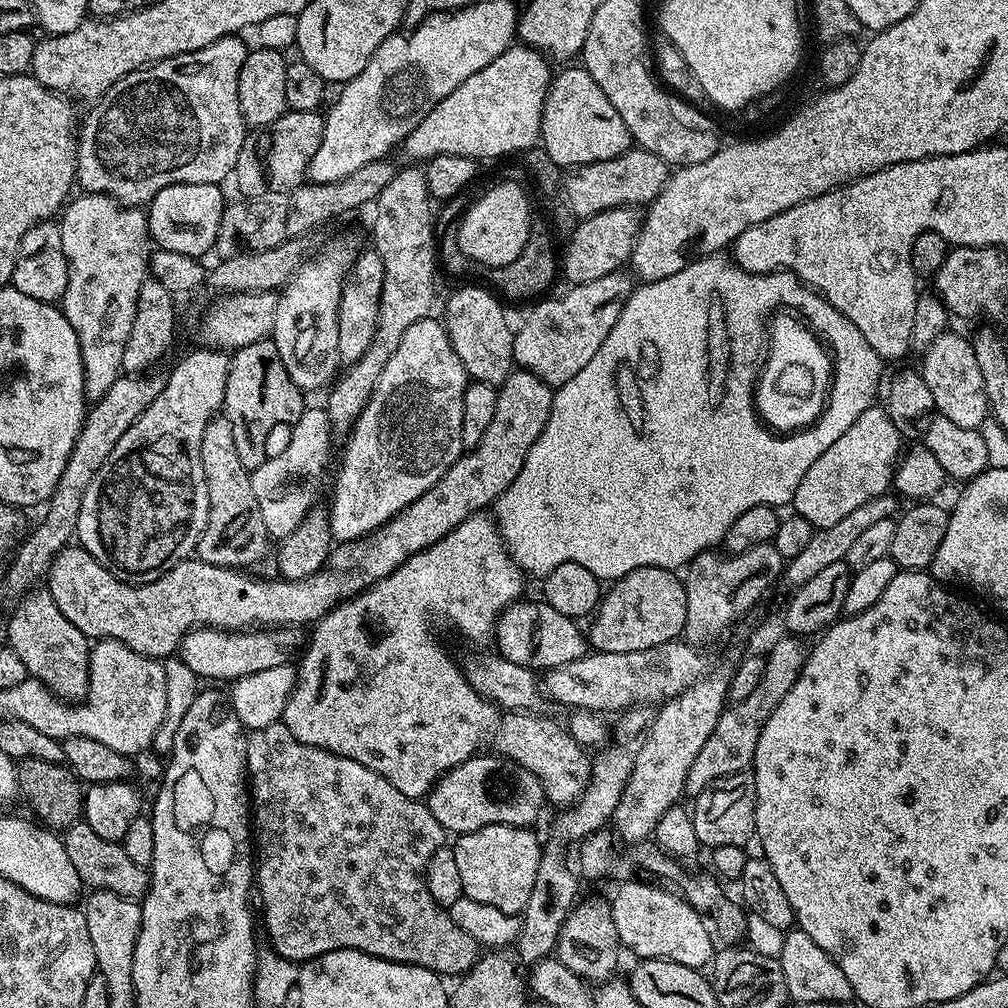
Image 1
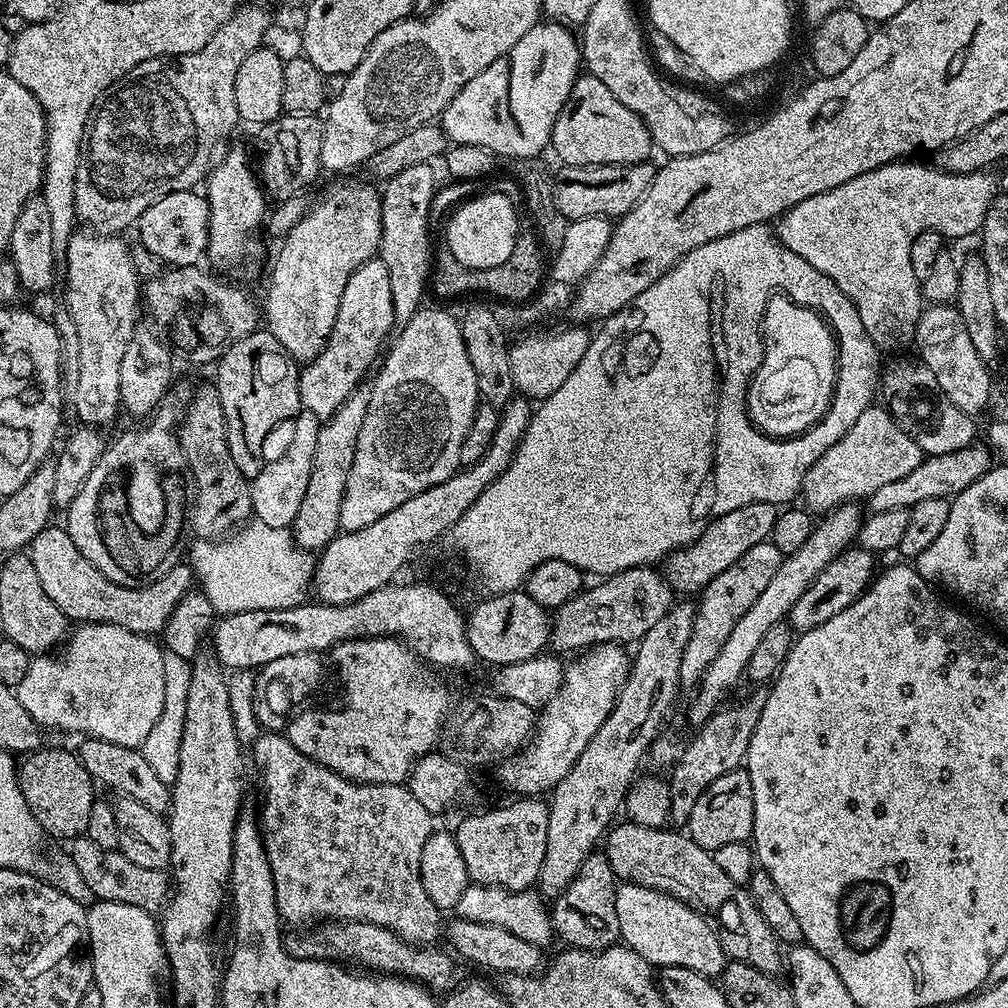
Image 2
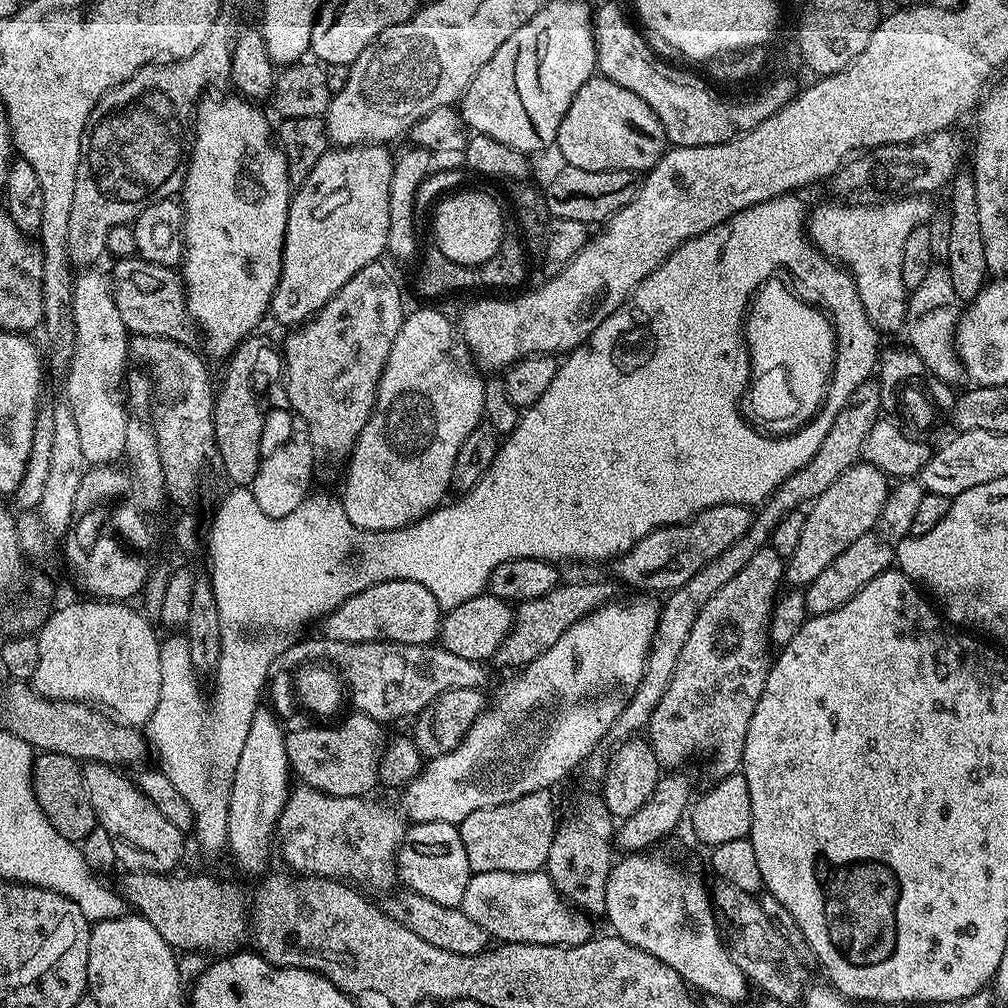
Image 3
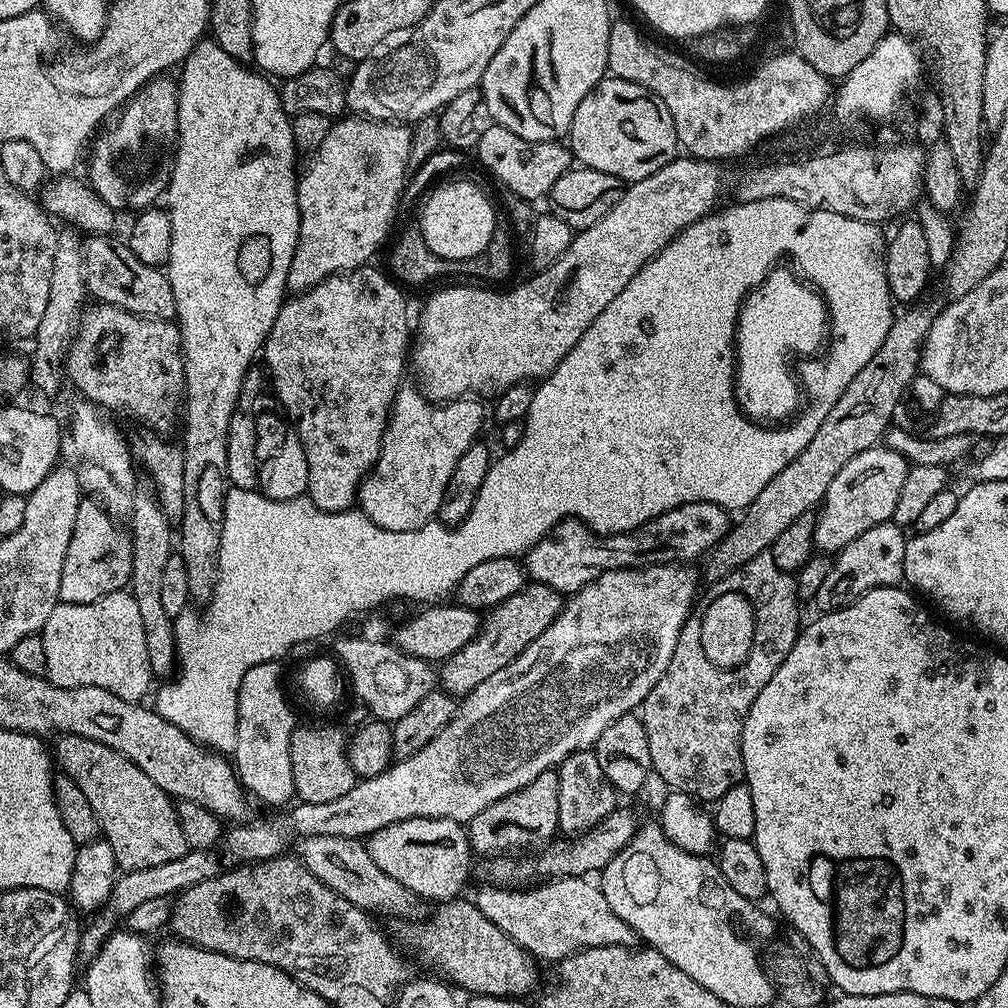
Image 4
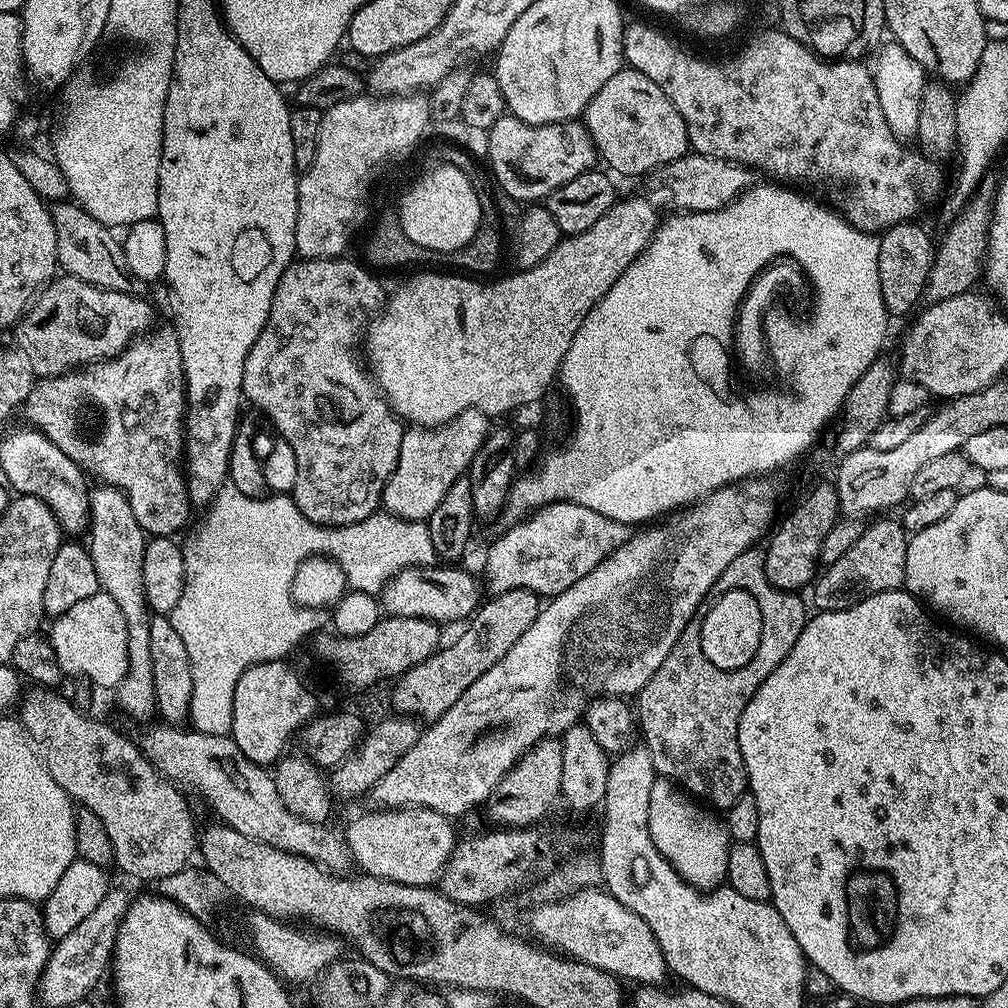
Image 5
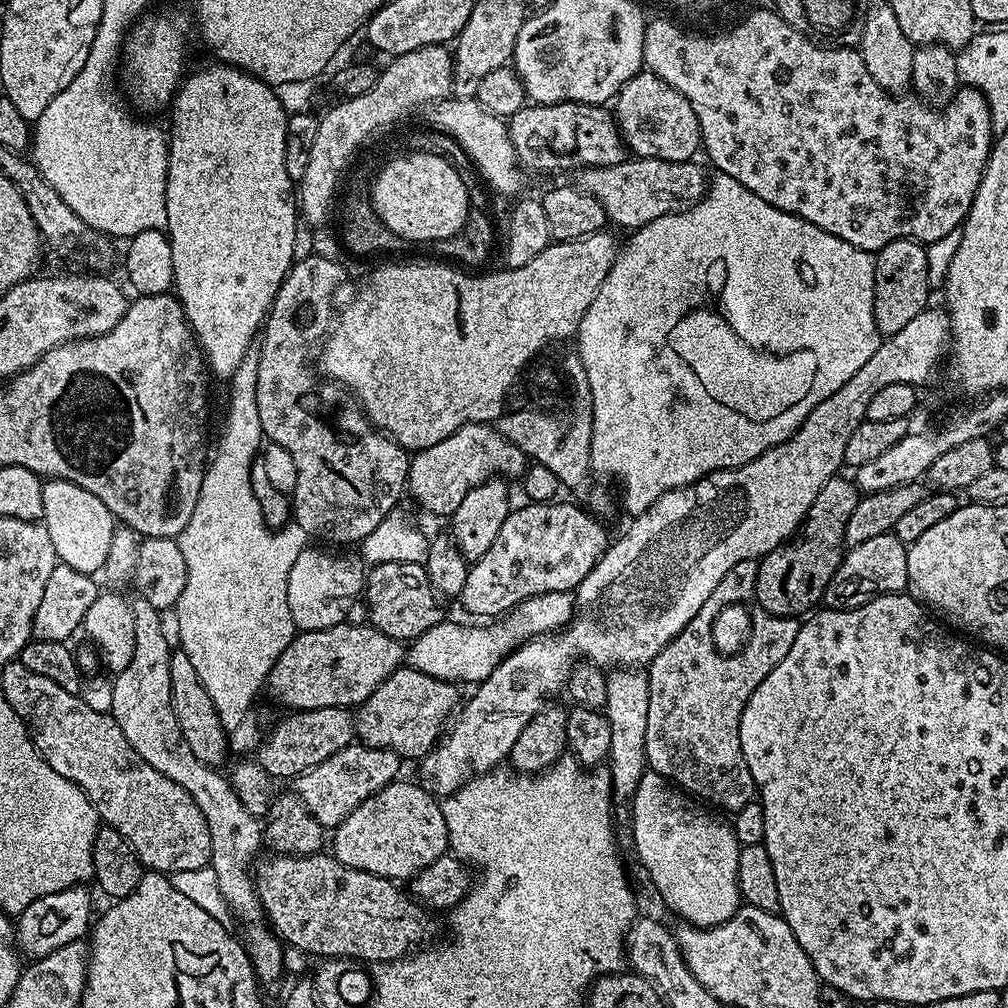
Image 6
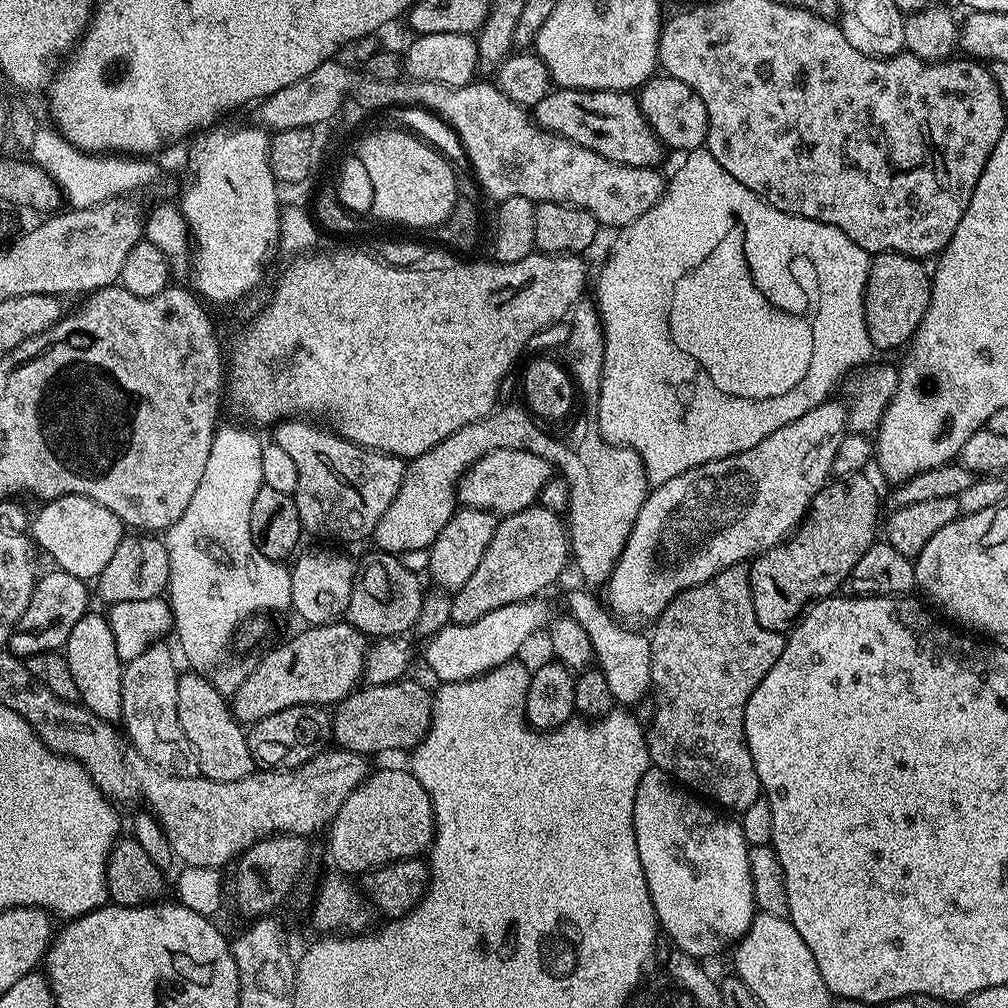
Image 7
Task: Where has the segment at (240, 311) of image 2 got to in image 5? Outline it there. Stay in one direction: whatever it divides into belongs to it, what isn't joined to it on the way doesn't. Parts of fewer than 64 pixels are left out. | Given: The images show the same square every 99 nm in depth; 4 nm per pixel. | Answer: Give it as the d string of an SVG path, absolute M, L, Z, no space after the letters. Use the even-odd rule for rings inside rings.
M75 202L53 203L50 211L56 231L56 262L63 275L115 292L137 291L138 281L130 274L130 266L126 266L123 243L112 237L115 236L113 229L90 218L90 214Z

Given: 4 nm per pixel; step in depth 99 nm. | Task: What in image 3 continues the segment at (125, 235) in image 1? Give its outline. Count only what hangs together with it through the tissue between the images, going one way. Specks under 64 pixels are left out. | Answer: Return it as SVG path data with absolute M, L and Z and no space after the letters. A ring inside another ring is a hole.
M84 270L75 277L72 288L72 324L76 327L76 342L72 348L72 362L67 365L68 392L66 398L74 410L74 422L78 425L78 435L85 461L92 466L112 466L121 459L126 450L126 430L130 413L120 401L120 375L124 372L124 362L130 358L130 333L122 322L116 299L112 293L112 281L107 275L96 270Z

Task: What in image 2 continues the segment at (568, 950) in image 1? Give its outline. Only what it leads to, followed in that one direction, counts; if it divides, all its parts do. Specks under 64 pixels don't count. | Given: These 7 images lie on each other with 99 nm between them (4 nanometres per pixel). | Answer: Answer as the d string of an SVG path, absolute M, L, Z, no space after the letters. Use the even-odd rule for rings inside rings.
M604 854L588 856L578 870L578 874L568 883L561 896L555 897L550 908L552 928L557 937L561 936L563 942L570 948L584 948L588 952L598 952L602 948L611 948L620 940L620 927L618 926L618 910L616 909L616 890L618 881L612 867L608 865L608 857Z

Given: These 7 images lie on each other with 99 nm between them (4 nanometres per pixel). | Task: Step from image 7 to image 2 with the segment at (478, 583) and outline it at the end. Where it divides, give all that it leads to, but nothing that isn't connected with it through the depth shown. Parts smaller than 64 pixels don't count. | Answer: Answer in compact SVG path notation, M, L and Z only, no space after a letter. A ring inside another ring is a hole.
M754 502L750 506L738 506L738 510L730 510L730 514L713 516L693 544L687 544L684 548L677 548L675 552L665 555L662 575L669 588L680 594L699 593L710 581L718 578L722 570L730 570L730 566L734 566L734 562L738 562L738 558L742 558L746 550L765 543L771 537L777 511L775 504Z

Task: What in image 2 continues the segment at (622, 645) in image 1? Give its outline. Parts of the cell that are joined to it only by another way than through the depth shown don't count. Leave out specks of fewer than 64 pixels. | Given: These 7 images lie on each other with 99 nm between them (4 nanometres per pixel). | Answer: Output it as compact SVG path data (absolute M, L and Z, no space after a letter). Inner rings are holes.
M641 566L616 572L613 576L596 582L593 588L585 587L574 598L570 598L563 606L555 609L550 620L551 647L556 647L557 649L553 649L557 653L565 654L564 652L570 651L571 648L586 650L593 644L631 645L633 642L639 642L646 634L646 630L650 630L650 626L658 623L658 618L662 618L662 614L666 614L666 610L673 602L673 589L669 588L667 580L655 567Z

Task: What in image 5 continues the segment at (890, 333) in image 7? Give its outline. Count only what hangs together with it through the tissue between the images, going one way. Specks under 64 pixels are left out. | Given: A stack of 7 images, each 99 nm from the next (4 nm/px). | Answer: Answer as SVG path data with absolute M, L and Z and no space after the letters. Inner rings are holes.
M905 222L888 228L879 237L878 282L882 282L882 302L889 317L904 316L917 303L921 303L924 287L936 256L934 240L916 222Z

